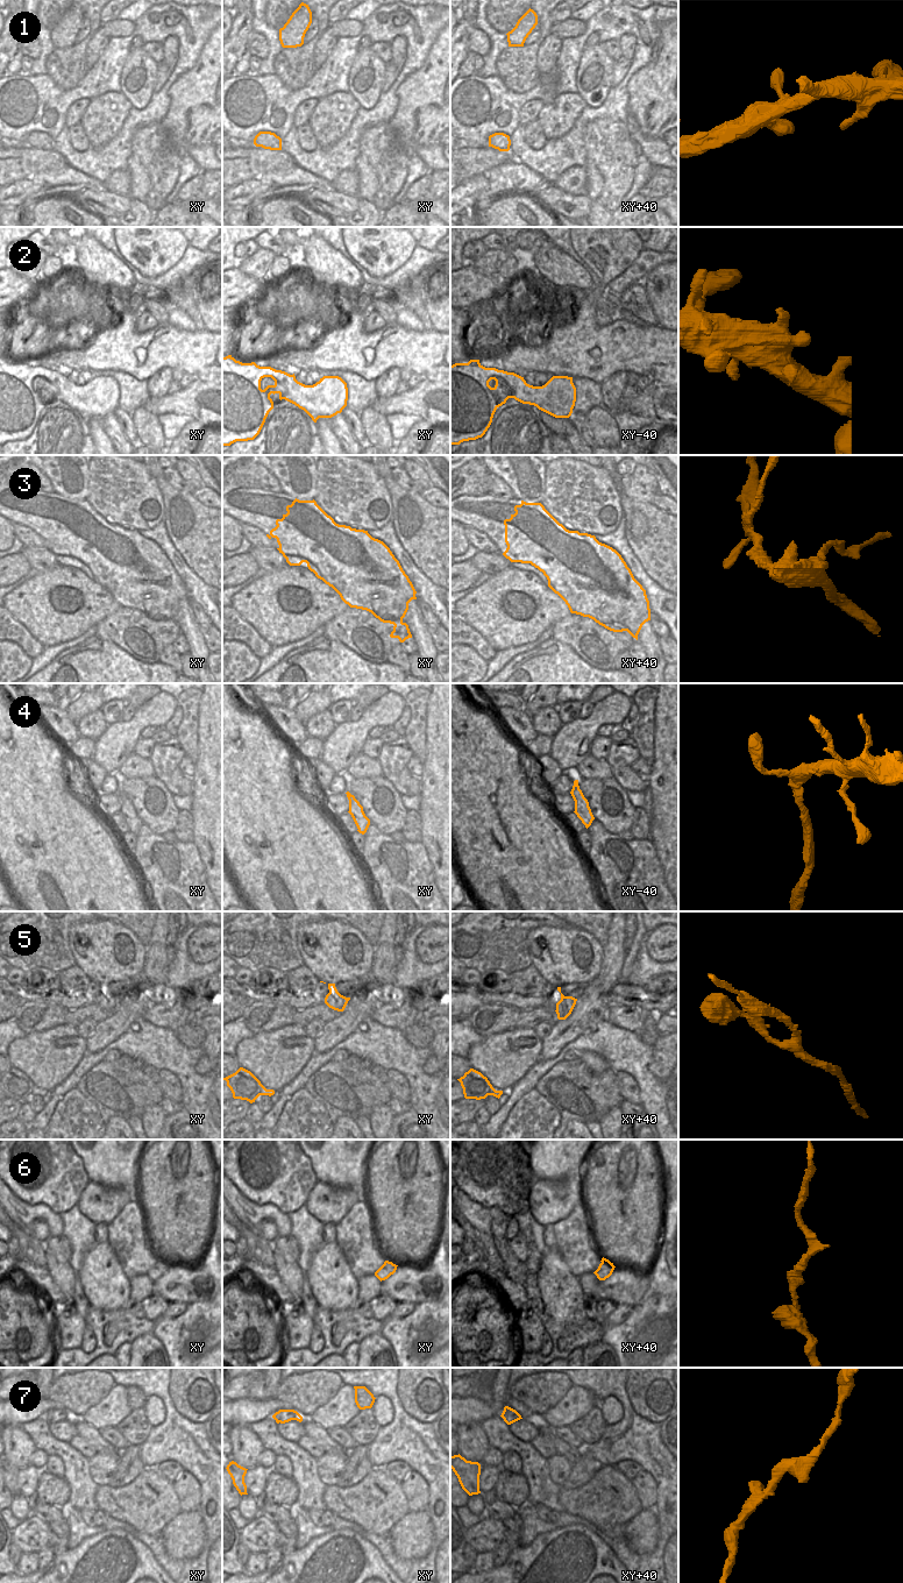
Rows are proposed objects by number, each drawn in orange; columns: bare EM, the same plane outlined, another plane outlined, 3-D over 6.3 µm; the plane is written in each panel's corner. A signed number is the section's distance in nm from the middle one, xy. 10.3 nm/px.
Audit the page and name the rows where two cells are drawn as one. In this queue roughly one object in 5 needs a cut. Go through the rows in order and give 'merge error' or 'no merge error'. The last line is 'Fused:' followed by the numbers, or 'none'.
1: no merge error
2: no merge error
3: merge error
4: merge error
5: no merge error
6: no merge error
7: no merge error
Fused: 3, 4

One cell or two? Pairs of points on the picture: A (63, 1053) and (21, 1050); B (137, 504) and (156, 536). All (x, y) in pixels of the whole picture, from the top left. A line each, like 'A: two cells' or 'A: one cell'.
A: one cell
B: two cells

